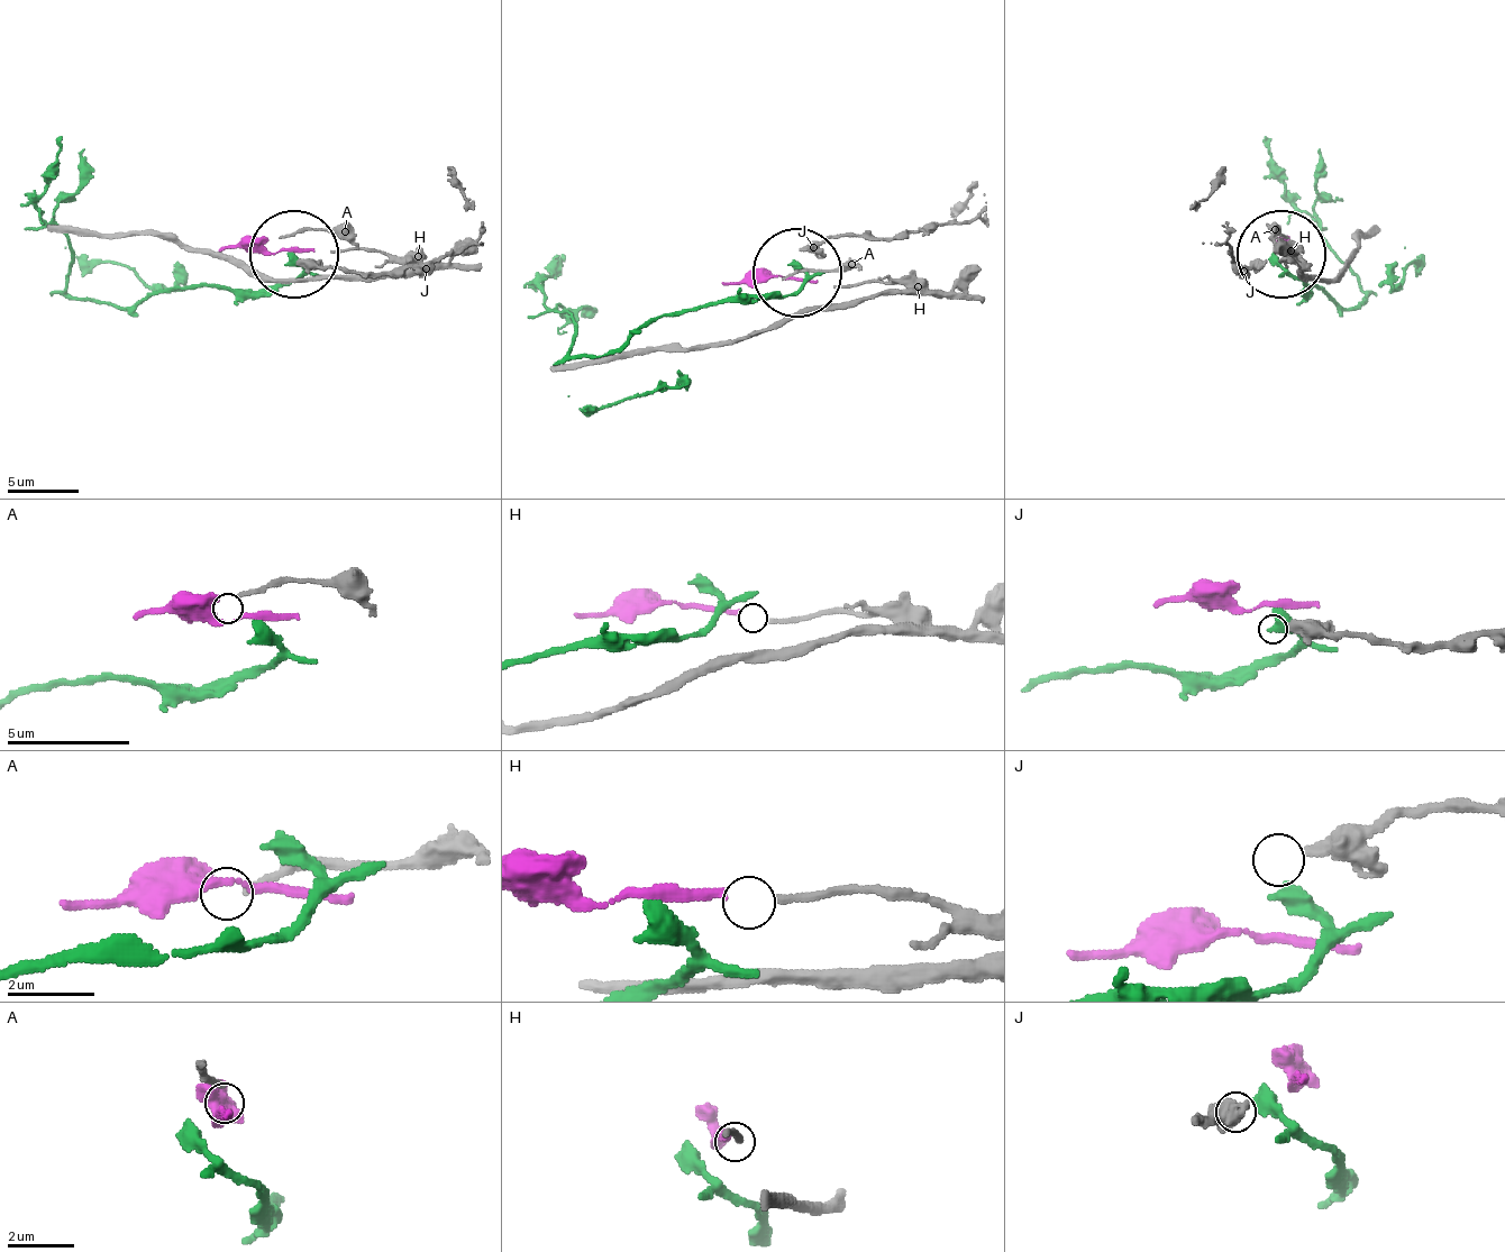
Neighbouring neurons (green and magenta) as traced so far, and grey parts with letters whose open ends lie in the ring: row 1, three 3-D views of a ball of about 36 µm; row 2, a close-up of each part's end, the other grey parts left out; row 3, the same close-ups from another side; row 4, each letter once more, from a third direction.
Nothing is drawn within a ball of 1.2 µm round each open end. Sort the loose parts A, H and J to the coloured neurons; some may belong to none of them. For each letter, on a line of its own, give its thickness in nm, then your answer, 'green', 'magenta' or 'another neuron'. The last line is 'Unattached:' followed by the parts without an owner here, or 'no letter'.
A: 160 nm thick; another neuron
H: 180 nm thick; magenta
J: 400 nm thick; another neuron
Unattached: A, J

